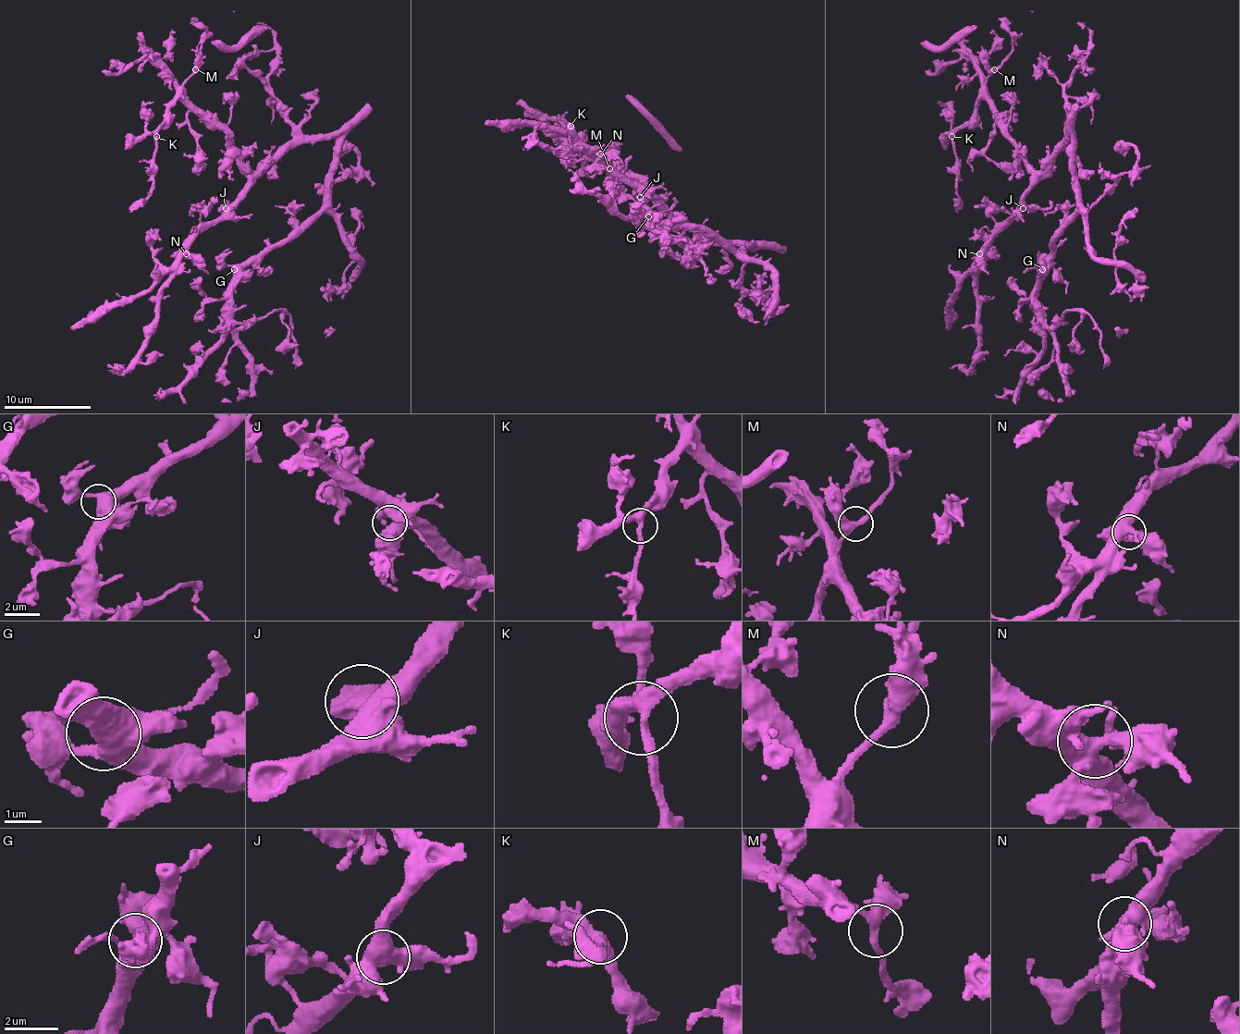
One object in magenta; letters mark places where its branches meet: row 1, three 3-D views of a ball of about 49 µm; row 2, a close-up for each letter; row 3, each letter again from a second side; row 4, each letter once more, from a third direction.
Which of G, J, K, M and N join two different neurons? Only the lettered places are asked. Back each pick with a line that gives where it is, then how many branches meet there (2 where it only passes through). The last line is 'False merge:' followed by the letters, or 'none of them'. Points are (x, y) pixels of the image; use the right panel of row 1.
False merge: none of them

